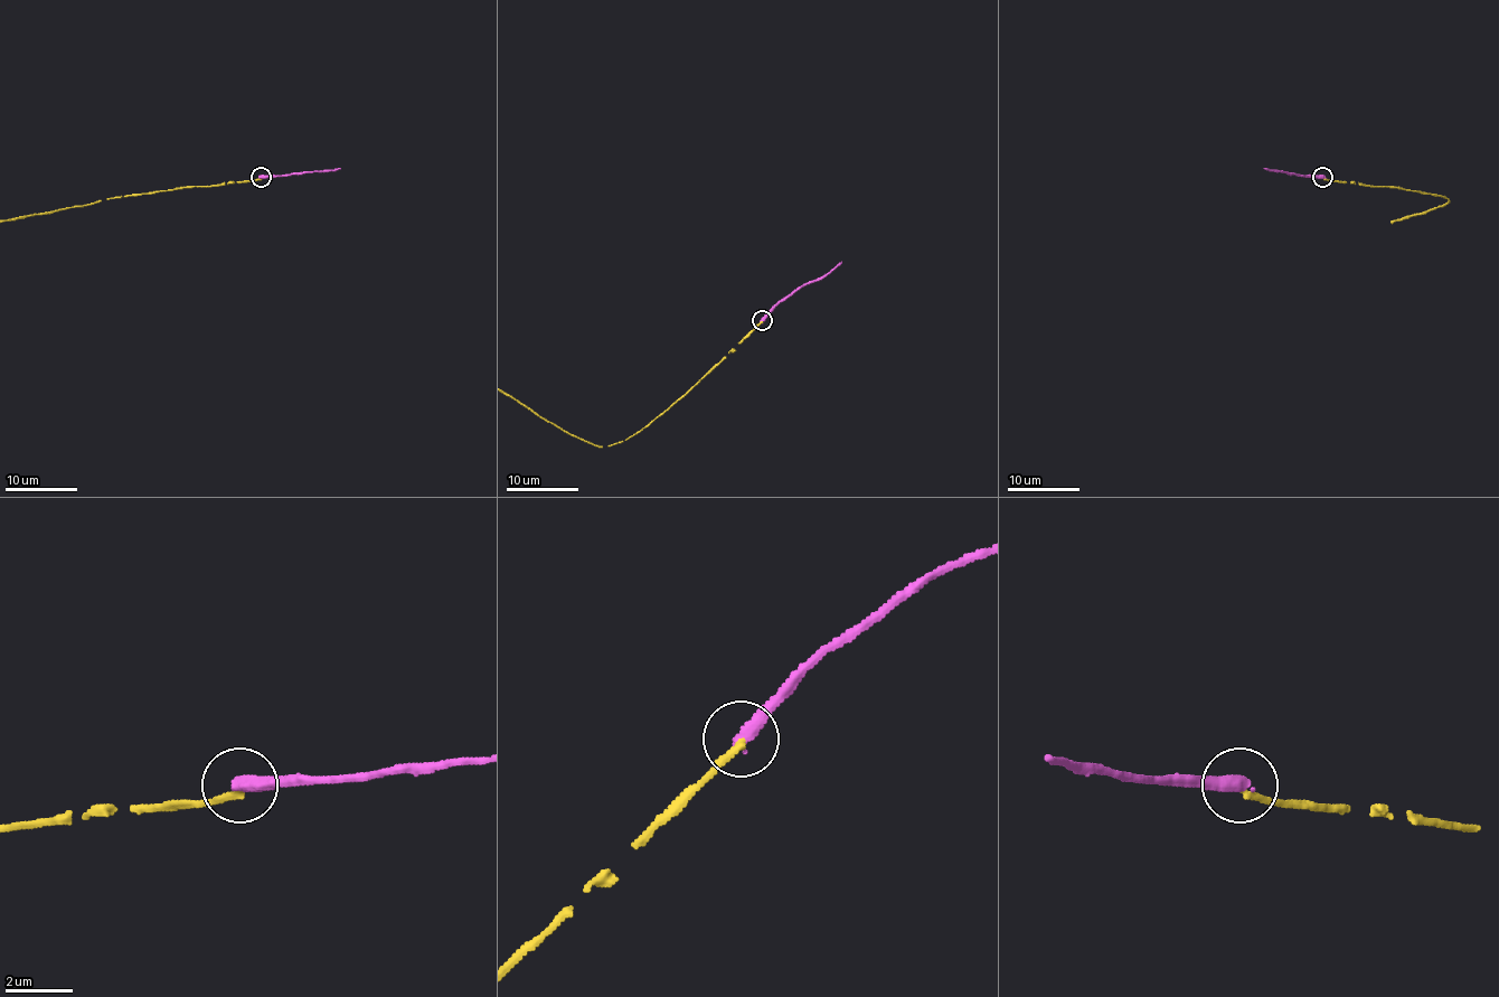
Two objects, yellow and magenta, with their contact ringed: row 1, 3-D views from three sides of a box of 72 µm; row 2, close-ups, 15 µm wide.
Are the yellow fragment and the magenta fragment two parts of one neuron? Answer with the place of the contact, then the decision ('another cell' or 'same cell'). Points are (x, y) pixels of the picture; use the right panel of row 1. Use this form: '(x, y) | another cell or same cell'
(1322, 177) | another cell

